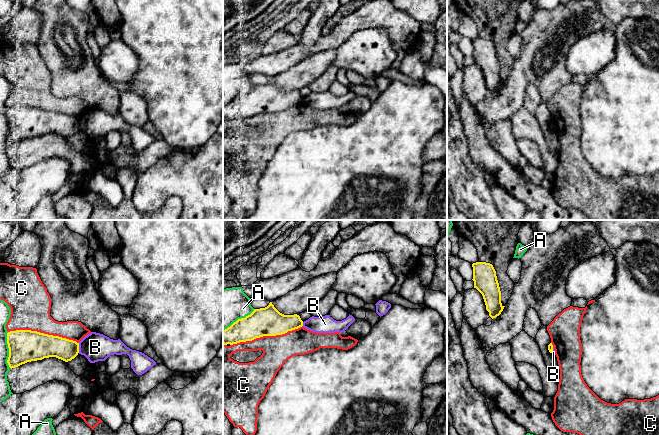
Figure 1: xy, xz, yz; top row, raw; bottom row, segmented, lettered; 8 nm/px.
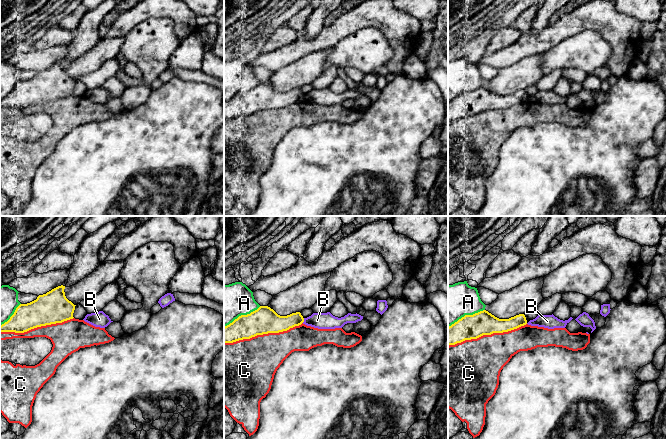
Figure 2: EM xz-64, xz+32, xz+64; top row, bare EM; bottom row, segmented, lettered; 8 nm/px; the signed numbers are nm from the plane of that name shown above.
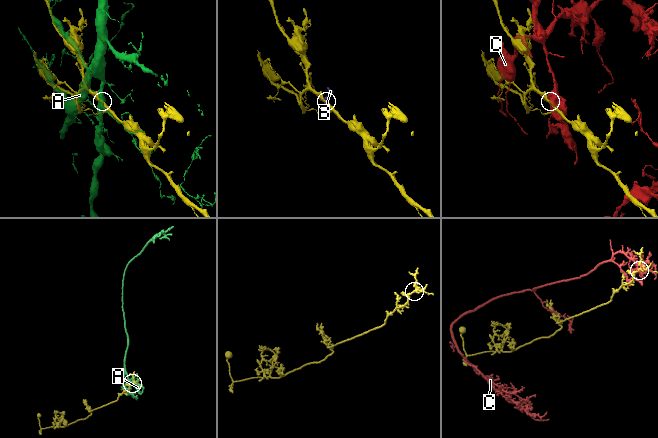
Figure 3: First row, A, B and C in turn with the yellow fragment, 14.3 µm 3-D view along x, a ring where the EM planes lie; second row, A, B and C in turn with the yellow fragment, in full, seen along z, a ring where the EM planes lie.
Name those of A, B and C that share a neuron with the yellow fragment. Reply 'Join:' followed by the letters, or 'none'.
Join: none

